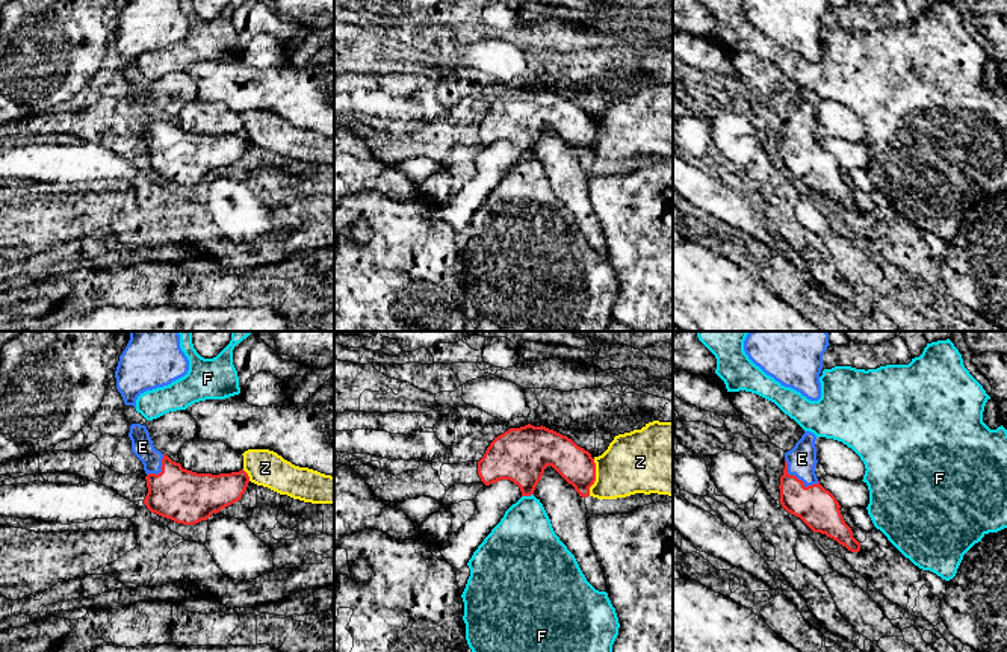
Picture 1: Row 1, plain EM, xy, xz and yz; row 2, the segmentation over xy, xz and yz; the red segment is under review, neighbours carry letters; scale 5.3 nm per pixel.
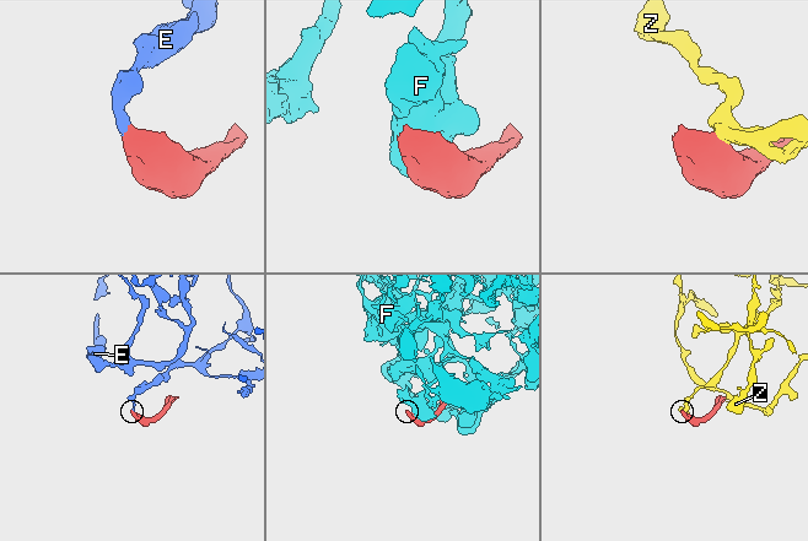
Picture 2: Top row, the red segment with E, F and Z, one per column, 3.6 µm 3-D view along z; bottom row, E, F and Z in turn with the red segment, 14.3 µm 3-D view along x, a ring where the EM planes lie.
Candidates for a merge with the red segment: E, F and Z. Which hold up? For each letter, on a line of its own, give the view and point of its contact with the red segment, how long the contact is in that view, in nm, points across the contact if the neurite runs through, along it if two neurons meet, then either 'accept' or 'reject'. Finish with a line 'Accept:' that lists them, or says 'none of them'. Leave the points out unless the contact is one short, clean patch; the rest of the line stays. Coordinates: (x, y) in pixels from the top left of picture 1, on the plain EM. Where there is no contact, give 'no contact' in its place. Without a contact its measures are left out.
E: meets red in yz at (796, 138); contact 220 nm long; runs through yz (817, 168), (800, 152), (796, 138), (802, 120); accept
F: meets red in xz at (526, 156); contact 70 nm long; reject
Z: meets red in xz at (594, 138); contact 200 nm long; border along xz (594, 120), (594, 144), (588, 156); reject
Accept: E

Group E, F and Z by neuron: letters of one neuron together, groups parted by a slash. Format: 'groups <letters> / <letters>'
groups E / F / Z

